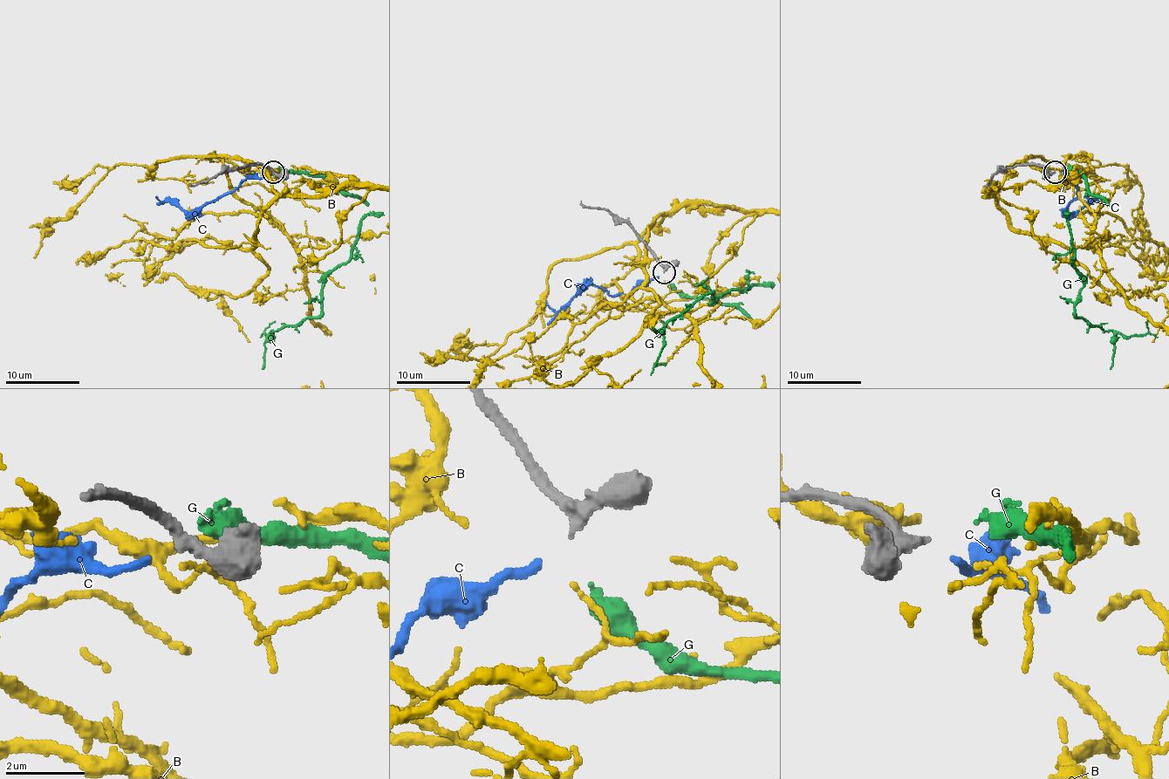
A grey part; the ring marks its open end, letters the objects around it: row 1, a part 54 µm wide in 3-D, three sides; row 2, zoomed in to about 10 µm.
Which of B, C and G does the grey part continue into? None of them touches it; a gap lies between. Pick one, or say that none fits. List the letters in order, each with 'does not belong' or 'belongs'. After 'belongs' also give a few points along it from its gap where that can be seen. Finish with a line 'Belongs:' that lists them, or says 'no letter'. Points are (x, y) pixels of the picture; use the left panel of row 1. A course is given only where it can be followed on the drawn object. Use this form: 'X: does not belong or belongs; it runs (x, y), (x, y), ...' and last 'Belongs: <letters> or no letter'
B: does not belong
C: does not belong
G: belongs; it runs (276, 170), (324, 175), (364, 216), (352, 256), (324, 283), (321, 313), (267, 334), (274, 321)
Belongs: G

